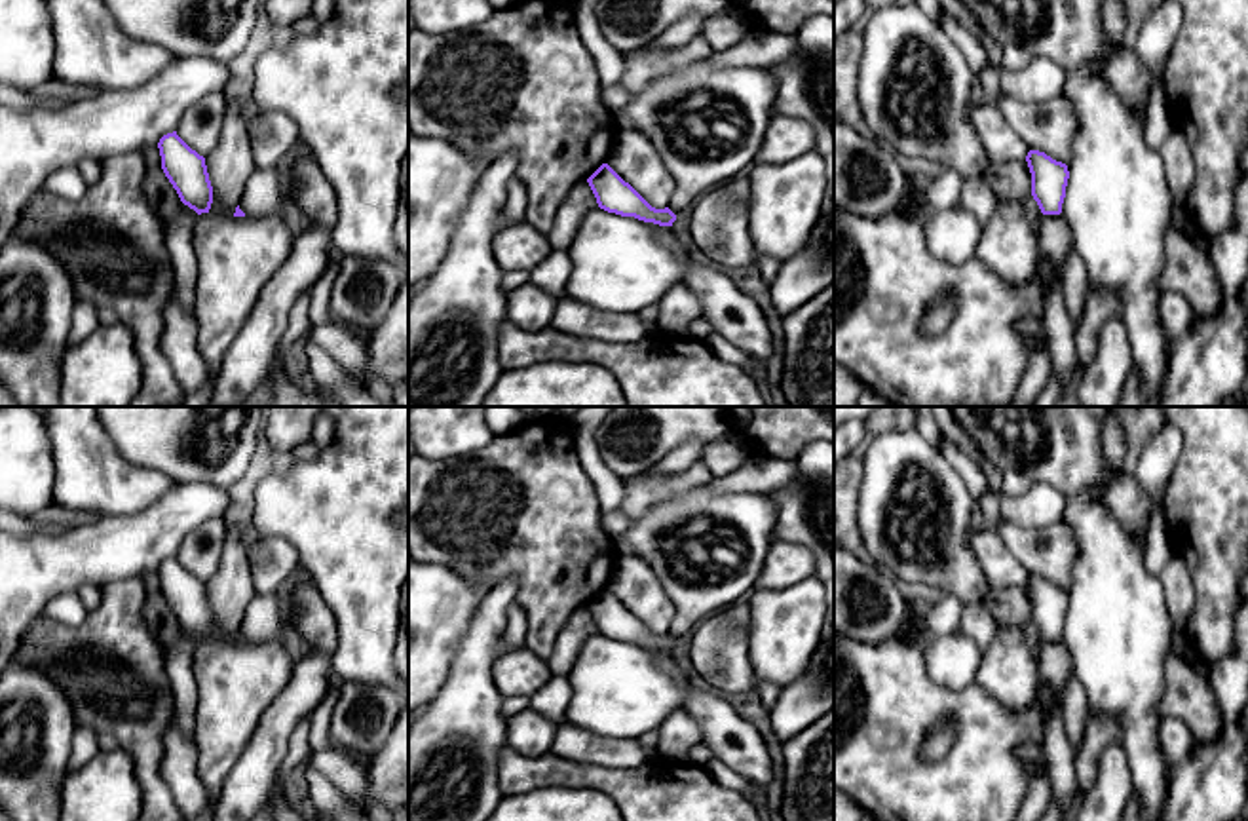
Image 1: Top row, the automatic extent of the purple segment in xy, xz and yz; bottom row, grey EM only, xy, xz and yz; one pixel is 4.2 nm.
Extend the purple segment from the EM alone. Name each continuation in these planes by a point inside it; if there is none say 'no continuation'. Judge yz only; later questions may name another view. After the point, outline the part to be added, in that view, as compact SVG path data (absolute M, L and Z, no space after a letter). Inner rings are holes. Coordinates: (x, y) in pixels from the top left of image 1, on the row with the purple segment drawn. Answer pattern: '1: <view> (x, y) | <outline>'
no continuation

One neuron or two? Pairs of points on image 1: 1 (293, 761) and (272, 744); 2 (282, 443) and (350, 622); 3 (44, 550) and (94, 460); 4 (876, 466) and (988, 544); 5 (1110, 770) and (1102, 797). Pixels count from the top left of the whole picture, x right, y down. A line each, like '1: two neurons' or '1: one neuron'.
1: two neurons
2: two neurons
3: two neurons
4: two neurons
5: one neuron

